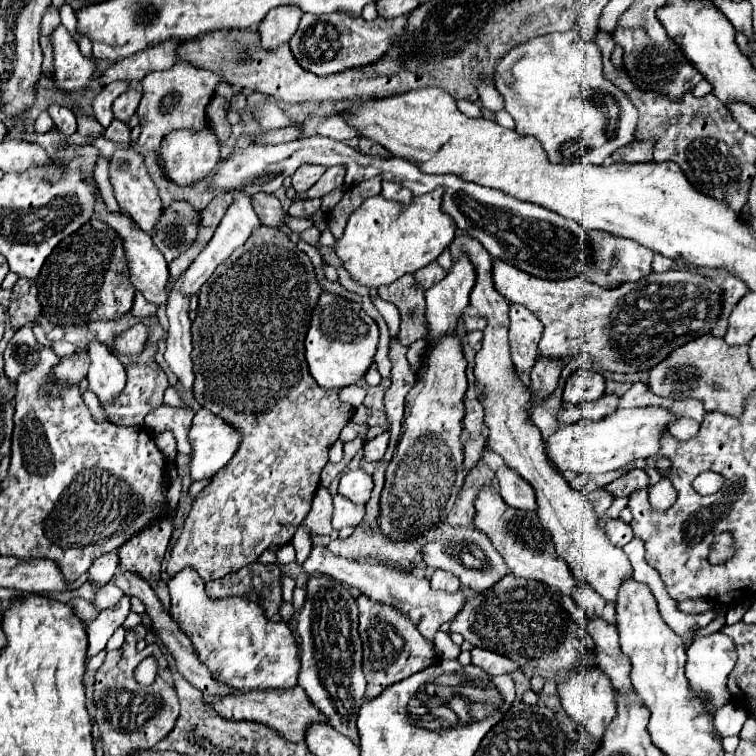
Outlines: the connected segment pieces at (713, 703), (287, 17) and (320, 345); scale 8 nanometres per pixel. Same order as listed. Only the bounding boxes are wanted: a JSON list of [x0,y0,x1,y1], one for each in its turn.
[[686,631,736,709],[258,7,302,51],[306,291,378,389]]

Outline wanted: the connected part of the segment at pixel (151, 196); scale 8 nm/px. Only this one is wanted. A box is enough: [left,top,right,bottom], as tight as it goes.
[110,147,162,233]

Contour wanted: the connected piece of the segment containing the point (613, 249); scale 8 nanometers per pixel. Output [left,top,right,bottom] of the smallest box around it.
[586,231,652,289]

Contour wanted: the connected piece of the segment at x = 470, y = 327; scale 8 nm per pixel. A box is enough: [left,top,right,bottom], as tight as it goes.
[464,315,486,333]

